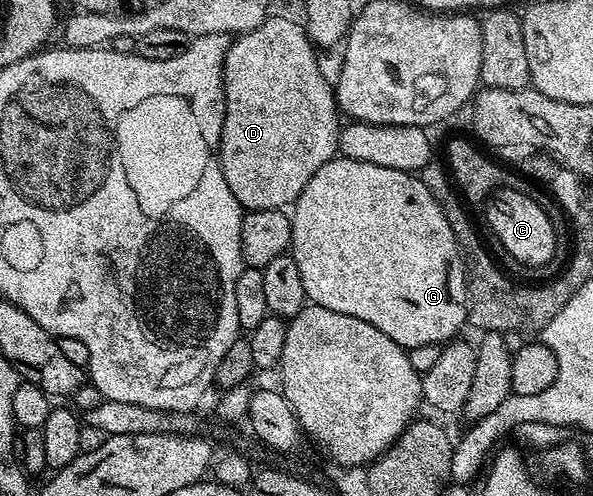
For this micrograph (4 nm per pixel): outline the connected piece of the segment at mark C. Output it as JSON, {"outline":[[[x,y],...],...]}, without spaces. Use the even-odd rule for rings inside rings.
{"outline":[[[497,188],[484,201],[486,207],[486,224],[498,244],[518,264],[527,264],[538,268],[550,259],[555,259],[558,250],[558,239],[550,221],[549,211],[539,201],[528,194],[511,188]]]}

